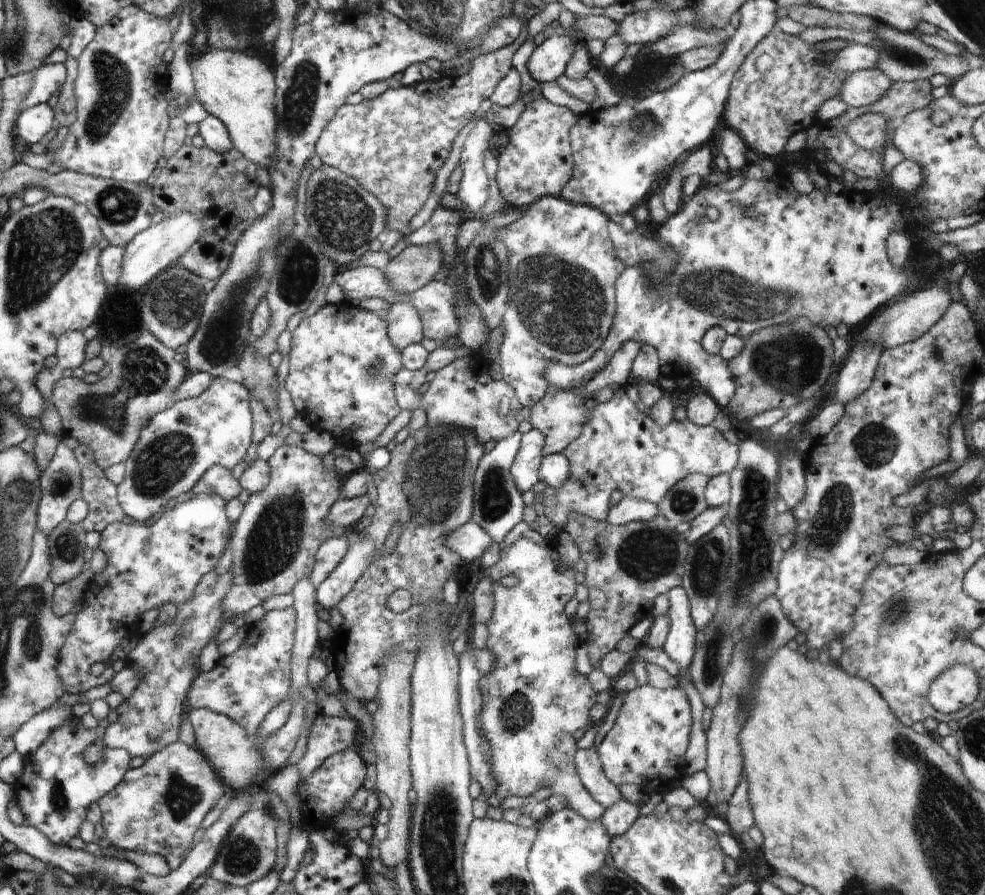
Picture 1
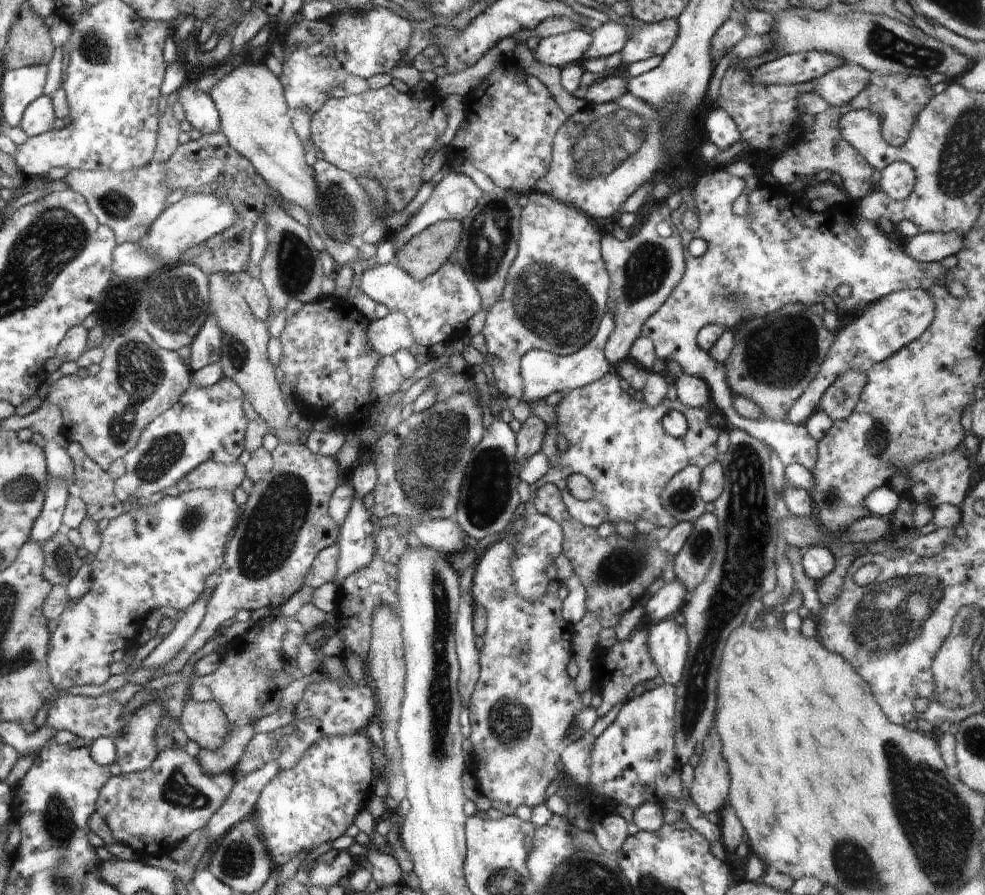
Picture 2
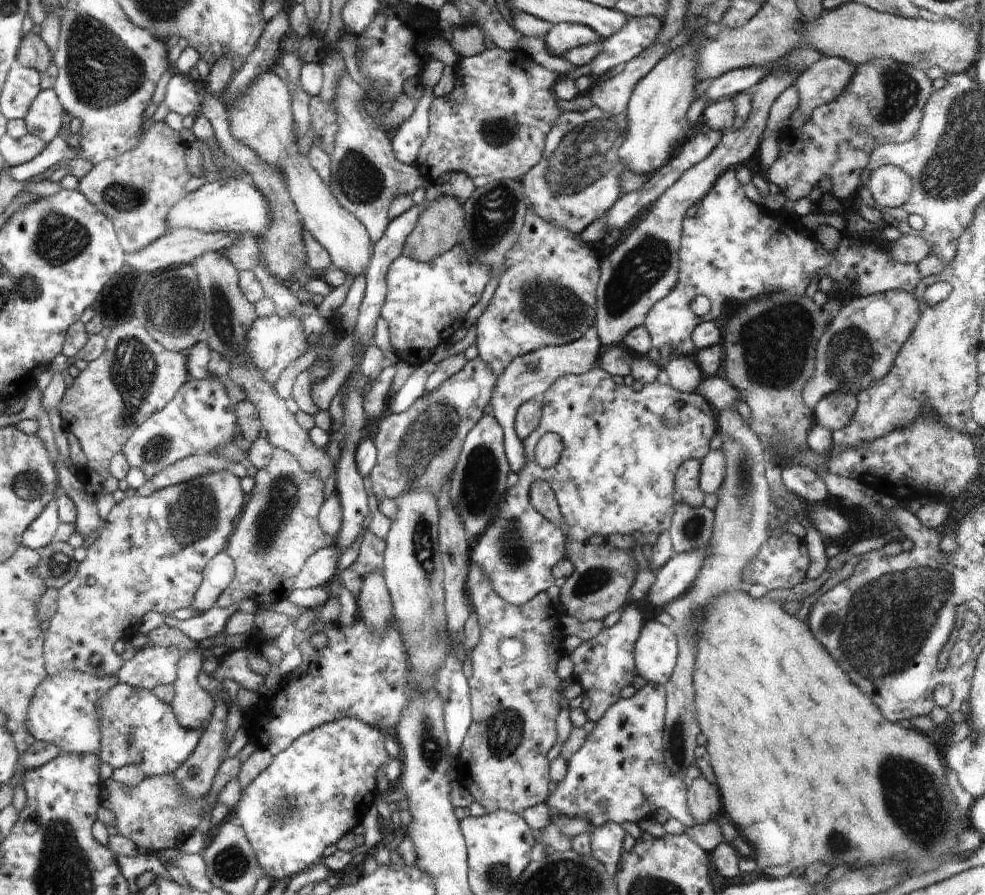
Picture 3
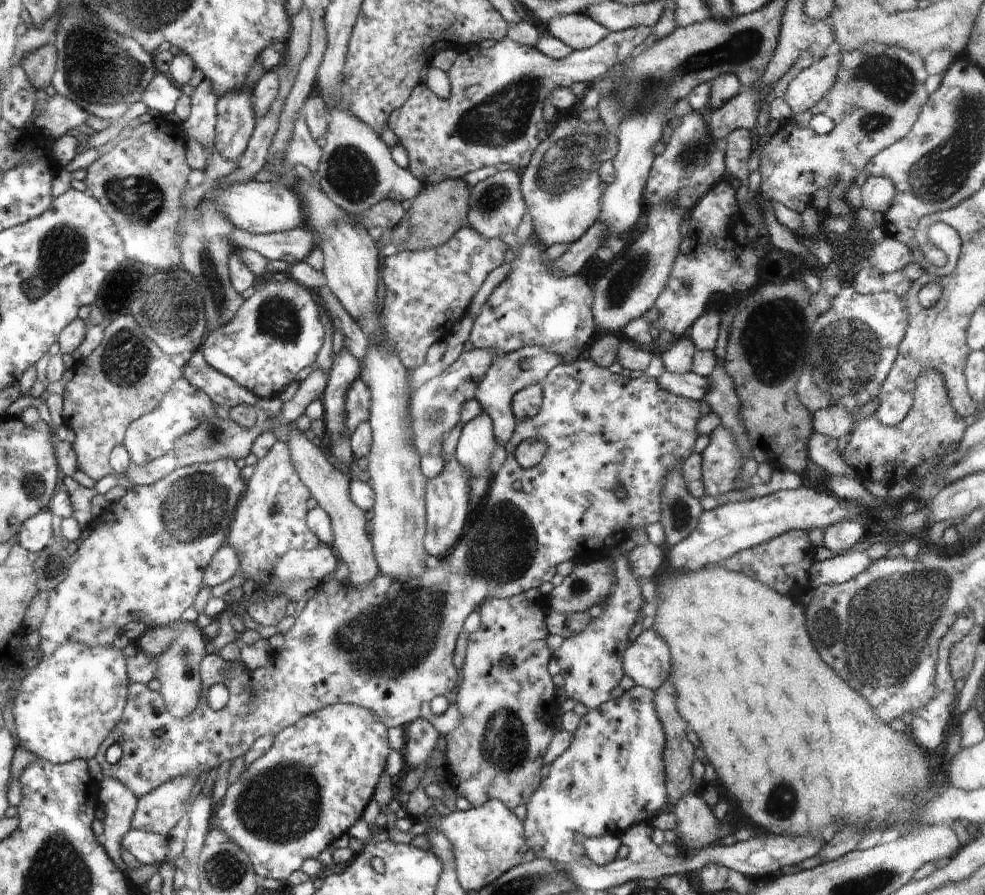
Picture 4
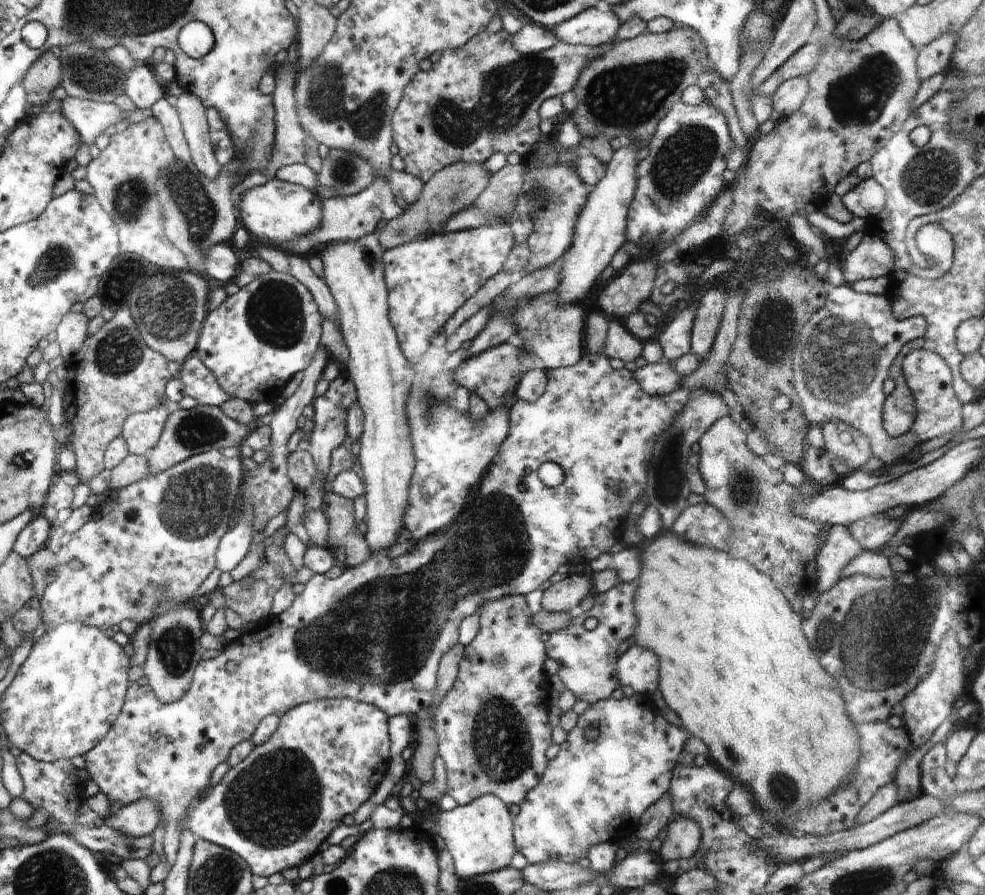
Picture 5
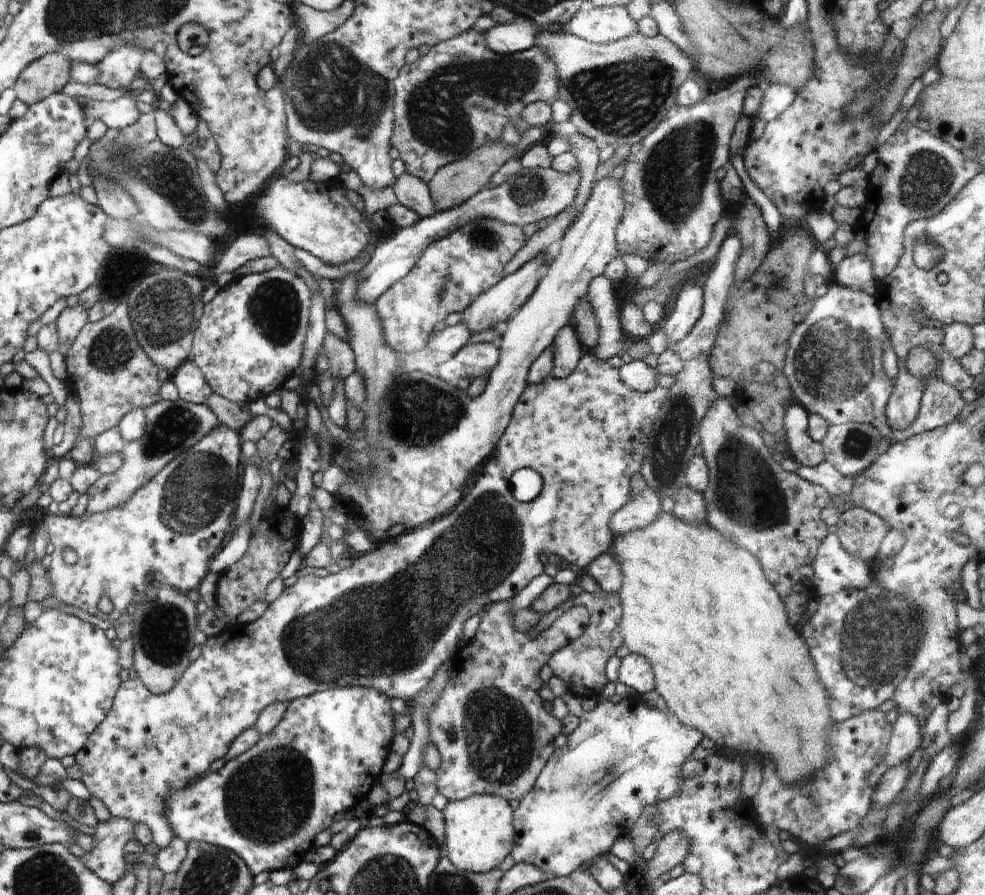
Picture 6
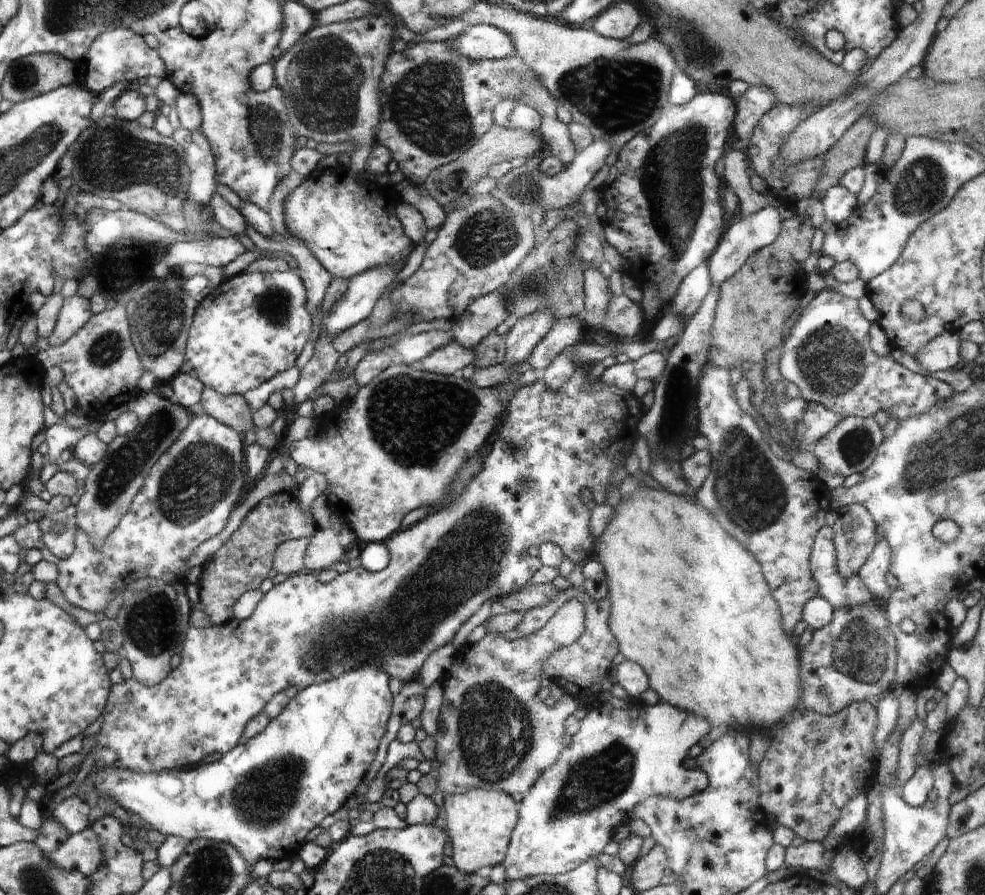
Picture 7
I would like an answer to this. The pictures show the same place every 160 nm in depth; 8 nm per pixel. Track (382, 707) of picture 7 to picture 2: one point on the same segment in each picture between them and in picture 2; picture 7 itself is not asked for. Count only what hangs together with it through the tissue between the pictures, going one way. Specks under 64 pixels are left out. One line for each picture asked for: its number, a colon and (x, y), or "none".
2: (316, 800)
3: (319, 788)
4: (300, 797)
5: (275, 809)
6: (267, 805)

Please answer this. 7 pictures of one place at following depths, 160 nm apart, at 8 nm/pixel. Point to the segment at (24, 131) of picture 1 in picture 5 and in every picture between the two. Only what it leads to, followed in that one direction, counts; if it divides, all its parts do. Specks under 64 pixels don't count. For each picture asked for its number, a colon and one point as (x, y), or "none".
2: (38, 117)
3: (43, 119)
4: (58, 115)
5: (90, 118)

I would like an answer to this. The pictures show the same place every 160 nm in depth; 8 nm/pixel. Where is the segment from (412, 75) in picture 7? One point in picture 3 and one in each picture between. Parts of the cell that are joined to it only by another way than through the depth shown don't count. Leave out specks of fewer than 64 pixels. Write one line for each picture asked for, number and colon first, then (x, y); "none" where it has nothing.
3: (495, 121)
4: (493, 114)
5: (483, 98)
6: (459, 96)

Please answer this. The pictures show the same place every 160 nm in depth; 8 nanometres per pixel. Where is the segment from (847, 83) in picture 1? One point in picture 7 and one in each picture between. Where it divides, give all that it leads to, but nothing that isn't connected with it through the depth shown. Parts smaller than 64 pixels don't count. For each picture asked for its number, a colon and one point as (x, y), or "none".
2: (840, 85)
3: (819, 84)
4: (812, 83)
5: (791, 94)
6: (776, 98)
7: (757, 100)

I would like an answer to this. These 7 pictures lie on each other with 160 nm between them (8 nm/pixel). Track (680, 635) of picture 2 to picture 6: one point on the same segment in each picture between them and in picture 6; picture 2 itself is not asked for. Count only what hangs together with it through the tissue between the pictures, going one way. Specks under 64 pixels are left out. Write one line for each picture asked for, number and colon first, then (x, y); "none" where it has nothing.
3: (656, 650)
4: (647, 660)
5: (638, 667)
6: (634, 671)

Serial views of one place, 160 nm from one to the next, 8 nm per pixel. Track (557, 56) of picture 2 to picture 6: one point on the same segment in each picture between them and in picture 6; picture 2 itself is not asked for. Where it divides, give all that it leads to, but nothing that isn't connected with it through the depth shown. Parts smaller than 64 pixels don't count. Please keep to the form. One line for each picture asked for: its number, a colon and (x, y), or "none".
3: (562, 37)
4: (578, 31)
5: (598, 25)
6: (603, 25)

